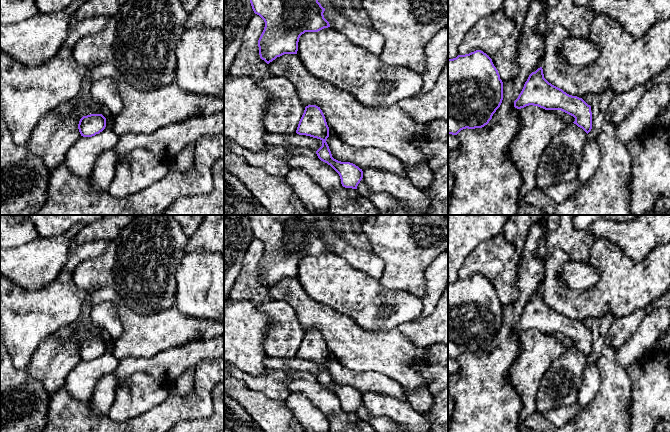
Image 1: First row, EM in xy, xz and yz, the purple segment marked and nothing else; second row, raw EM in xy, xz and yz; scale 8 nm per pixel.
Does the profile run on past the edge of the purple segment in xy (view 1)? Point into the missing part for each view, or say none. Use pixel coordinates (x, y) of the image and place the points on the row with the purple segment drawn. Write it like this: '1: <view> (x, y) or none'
1: none

